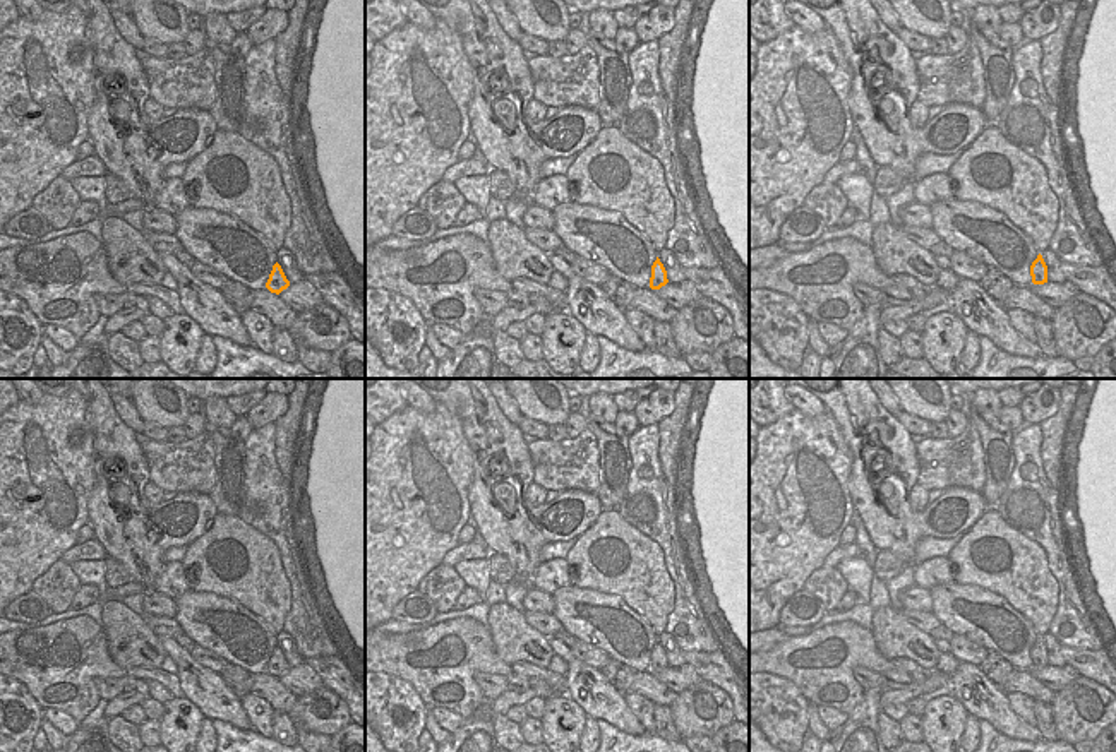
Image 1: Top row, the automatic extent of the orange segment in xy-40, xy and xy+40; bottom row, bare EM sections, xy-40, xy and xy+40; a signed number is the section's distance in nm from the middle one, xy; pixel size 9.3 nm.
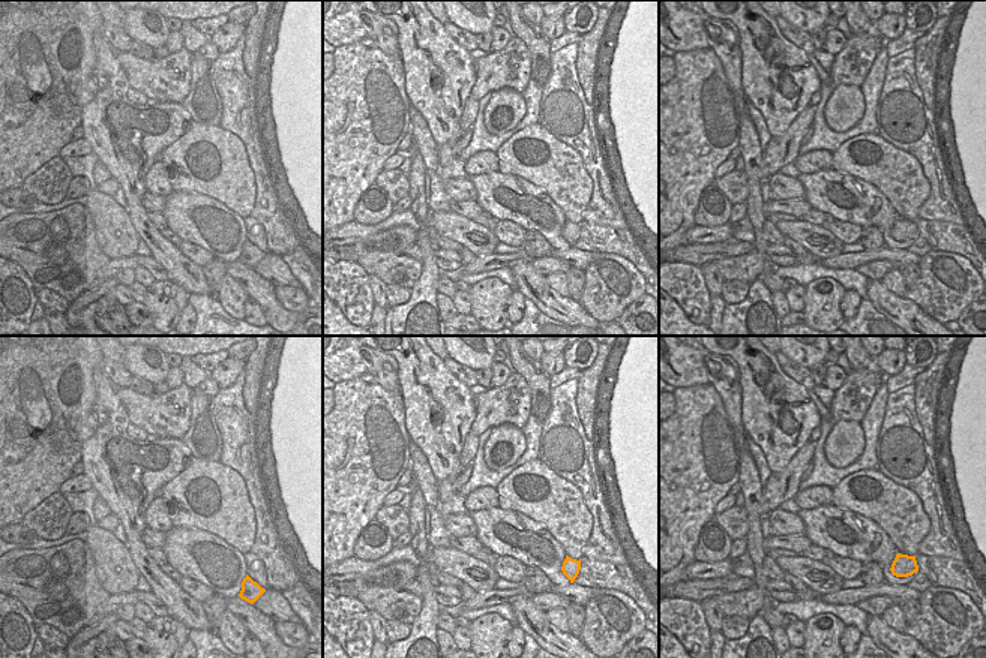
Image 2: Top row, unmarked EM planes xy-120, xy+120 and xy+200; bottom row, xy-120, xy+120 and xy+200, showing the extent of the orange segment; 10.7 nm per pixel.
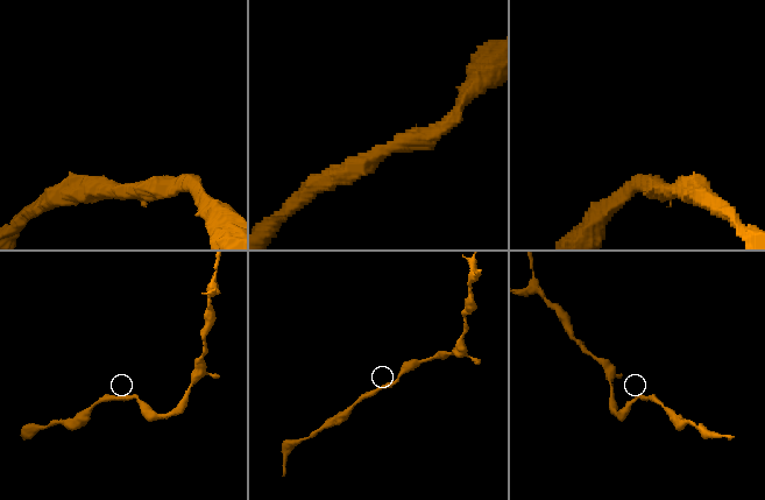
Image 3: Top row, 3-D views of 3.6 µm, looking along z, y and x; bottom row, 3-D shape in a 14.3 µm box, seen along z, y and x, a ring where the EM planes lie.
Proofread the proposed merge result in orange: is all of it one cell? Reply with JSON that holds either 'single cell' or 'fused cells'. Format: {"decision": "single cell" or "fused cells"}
{"decision": "single cell"}

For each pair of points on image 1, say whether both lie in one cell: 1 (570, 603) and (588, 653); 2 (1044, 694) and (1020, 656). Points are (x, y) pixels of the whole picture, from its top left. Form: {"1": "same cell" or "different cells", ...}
{"1": "different cells", "2": "different cells"}

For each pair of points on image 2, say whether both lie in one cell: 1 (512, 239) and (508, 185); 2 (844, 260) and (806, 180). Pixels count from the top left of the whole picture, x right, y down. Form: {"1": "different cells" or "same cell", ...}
{"1": "different cells", "2": "different cells"}

